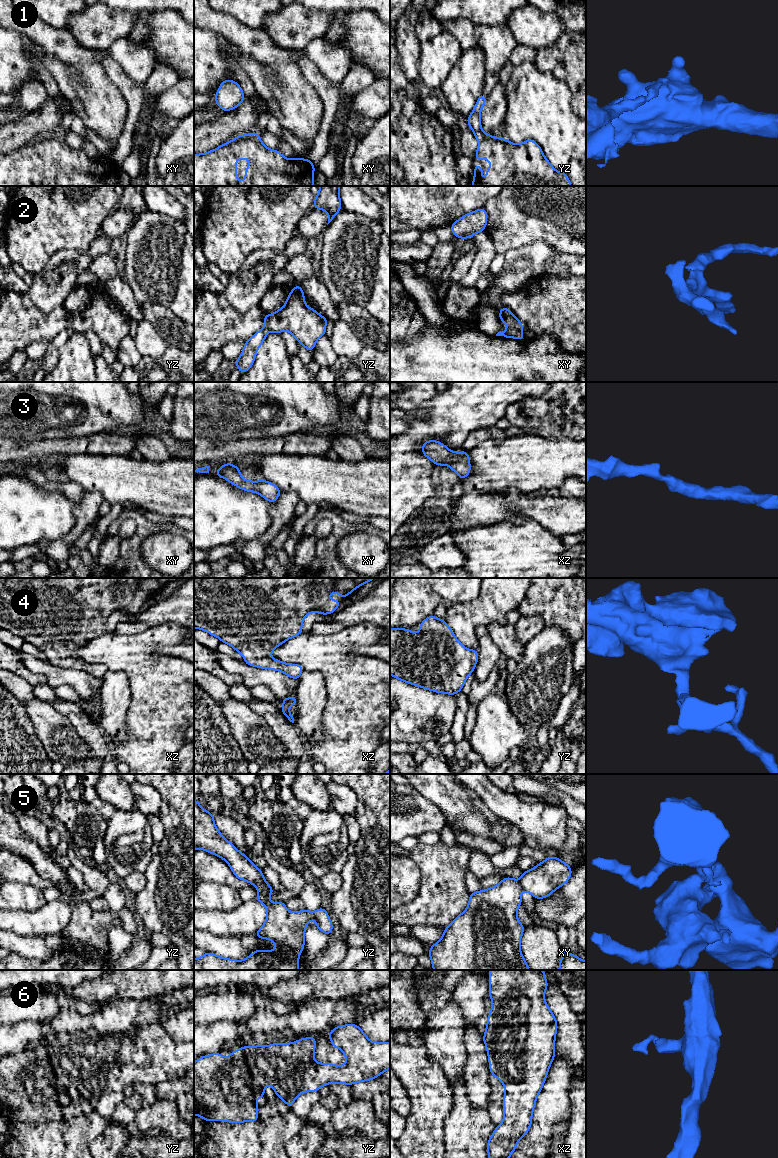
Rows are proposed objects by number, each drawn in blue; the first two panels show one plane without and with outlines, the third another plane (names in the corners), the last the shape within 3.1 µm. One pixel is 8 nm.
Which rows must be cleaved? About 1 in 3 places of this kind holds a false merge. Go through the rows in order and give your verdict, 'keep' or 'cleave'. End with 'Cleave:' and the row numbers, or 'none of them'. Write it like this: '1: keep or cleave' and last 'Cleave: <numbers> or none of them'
1: cleave
2: cleave
3: keep
4: keep
5: cleave
6: keep
Cleave: 1, 2, 5

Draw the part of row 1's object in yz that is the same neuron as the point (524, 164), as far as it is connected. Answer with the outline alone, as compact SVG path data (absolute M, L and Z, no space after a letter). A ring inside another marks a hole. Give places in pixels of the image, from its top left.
M487 135L479 142L474 159L489 159L487 181L481 180L483 168L476 163L472 186L572 186L565 172L558 172L550 164L542 152L542 148L533 140L521 144L513 144L505 138Z

